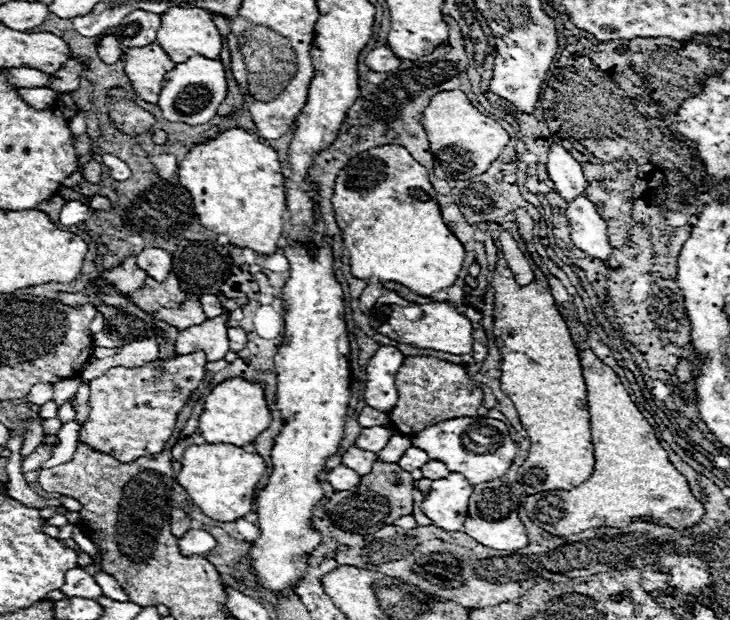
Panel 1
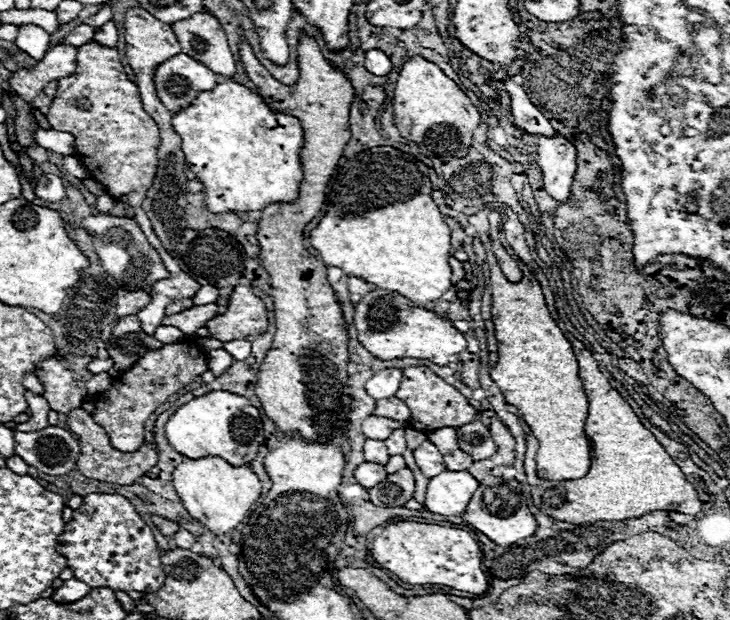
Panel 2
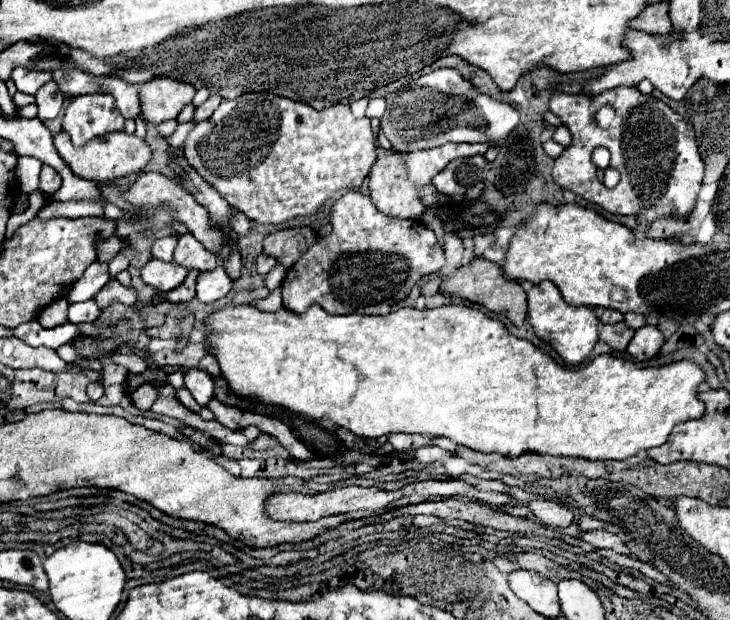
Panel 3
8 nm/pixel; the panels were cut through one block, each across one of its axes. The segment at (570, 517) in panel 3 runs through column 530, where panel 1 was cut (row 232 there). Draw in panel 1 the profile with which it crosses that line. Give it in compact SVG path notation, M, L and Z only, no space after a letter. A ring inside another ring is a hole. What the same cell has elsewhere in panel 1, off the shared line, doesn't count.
M504 230L504 232L500 232L498 244L500 244L500 250L502 250L502 254L504 254L504 258L506 258L508 266L510 266L510 270L514 272L516 282L520 282L520 284L532 282L532 280L534 280L534 272L532 272L532 268L530 268L526 256L524 256L522 250L518 248L514 236Z

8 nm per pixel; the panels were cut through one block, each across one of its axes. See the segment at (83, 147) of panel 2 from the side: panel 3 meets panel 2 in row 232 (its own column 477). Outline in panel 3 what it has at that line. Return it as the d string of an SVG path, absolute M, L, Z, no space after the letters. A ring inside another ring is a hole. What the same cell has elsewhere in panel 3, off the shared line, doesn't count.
M444 144L440 148L412 152L412 154L400 154L384 148L376 148L376 162L370 170L370 198L378 210L382 210L388 216L408 218L408 220L420 220L426 206L418 198L418 188L424 184L430 184L432 178L450 162L464 156L476 156L486 154L488 144Z

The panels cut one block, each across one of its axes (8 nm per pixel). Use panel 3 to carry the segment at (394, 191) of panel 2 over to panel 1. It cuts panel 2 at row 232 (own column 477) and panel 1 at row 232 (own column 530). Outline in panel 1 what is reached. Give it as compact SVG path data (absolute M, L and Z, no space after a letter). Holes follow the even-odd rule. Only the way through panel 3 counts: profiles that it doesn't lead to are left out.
M384 144L350 158L338 172L332 204L356 278L398 282L420 296L432 296L456 282L464 246L442 220L428 170L406 148Z

